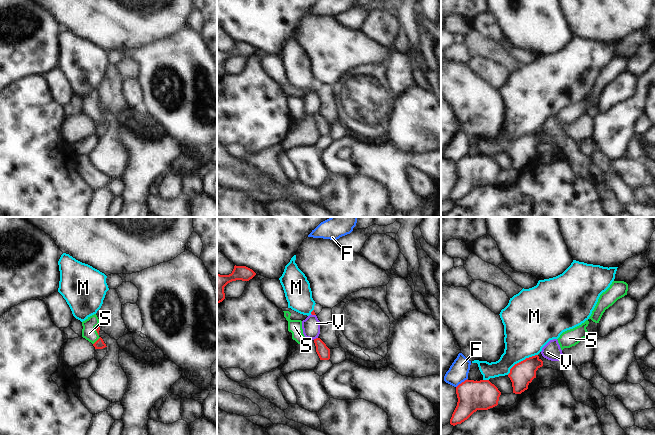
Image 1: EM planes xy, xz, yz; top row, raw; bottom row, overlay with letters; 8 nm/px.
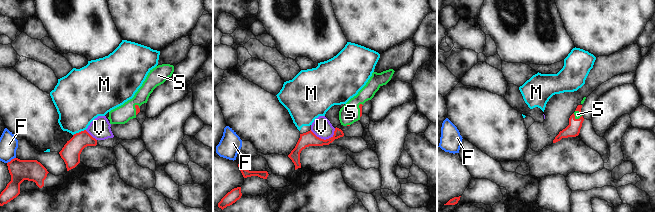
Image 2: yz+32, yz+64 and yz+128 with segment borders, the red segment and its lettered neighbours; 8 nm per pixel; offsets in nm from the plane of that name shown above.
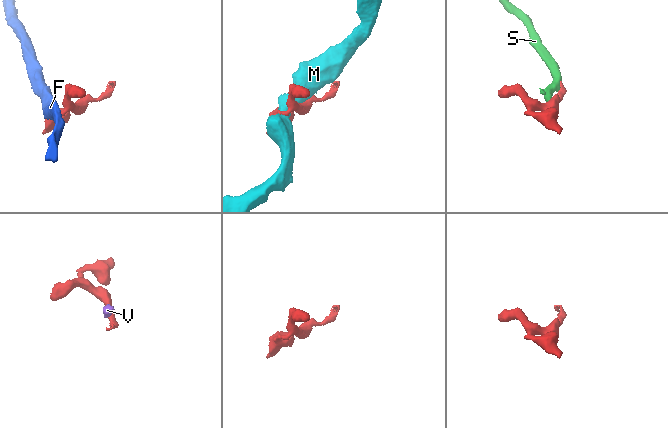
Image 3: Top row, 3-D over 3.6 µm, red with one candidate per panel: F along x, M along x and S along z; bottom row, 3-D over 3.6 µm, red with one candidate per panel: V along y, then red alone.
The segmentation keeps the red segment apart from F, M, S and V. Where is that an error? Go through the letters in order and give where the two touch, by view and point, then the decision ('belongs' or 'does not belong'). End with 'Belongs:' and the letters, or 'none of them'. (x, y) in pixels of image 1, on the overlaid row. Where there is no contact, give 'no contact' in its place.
F: yz (462, 382) | does not belong
M: yz (521, 361) | does not belong
S: xy (96, 341) | belongs
V: xz (316, 338) | does not belong
Belongs: S

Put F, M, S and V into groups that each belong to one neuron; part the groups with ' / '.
F / M / S / V

